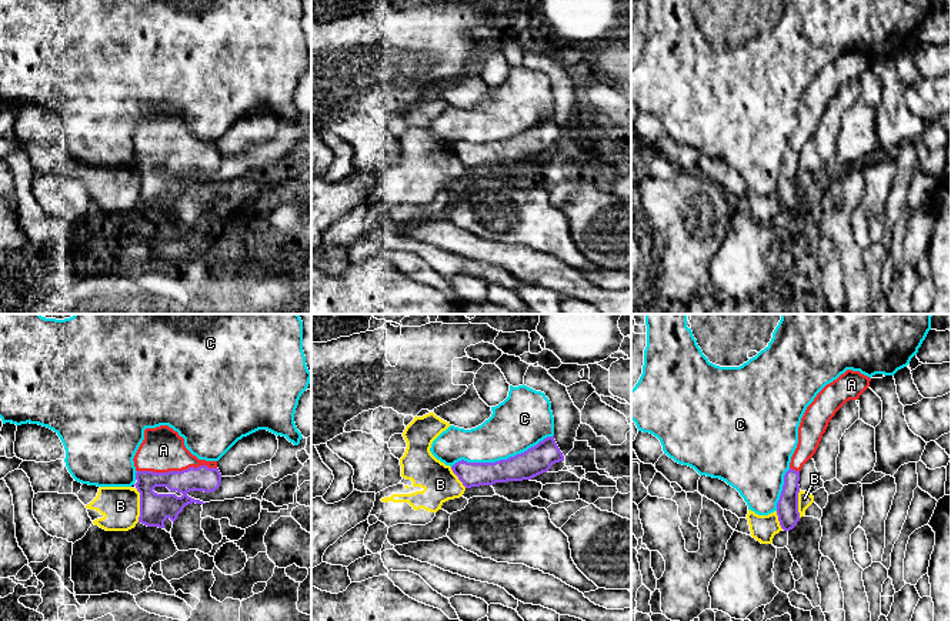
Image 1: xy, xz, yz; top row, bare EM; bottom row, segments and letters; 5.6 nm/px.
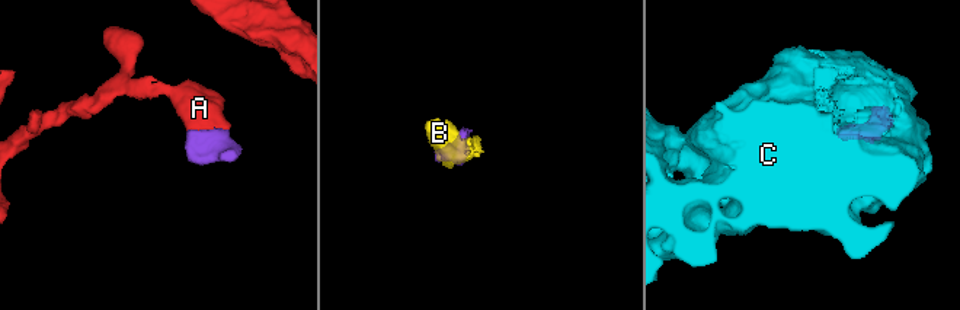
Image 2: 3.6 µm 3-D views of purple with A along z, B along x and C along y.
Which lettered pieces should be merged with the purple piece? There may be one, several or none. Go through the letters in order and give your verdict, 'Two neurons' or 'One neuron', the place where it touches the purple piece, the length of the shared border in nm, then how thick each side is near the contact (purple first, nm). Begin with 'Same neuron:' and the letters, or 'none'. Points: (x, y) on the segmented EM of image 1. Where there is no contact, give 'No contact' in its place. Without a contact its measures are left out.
Same neuron: A
A: One neuron. Touches purple at xy (176, 471). Shared border 440 nm. Thickness 180 nm (purple) against 240 nm
B: Two neurons. Touches purple at xy (140, 504). Shared border 200 nm. Thickness 180 nm (purple) against 220 nm
C: Two neurons. Touches purple at xz (501, 460). Shared border 600 nm. Thickness 160 nm (purple) against 300 nm

